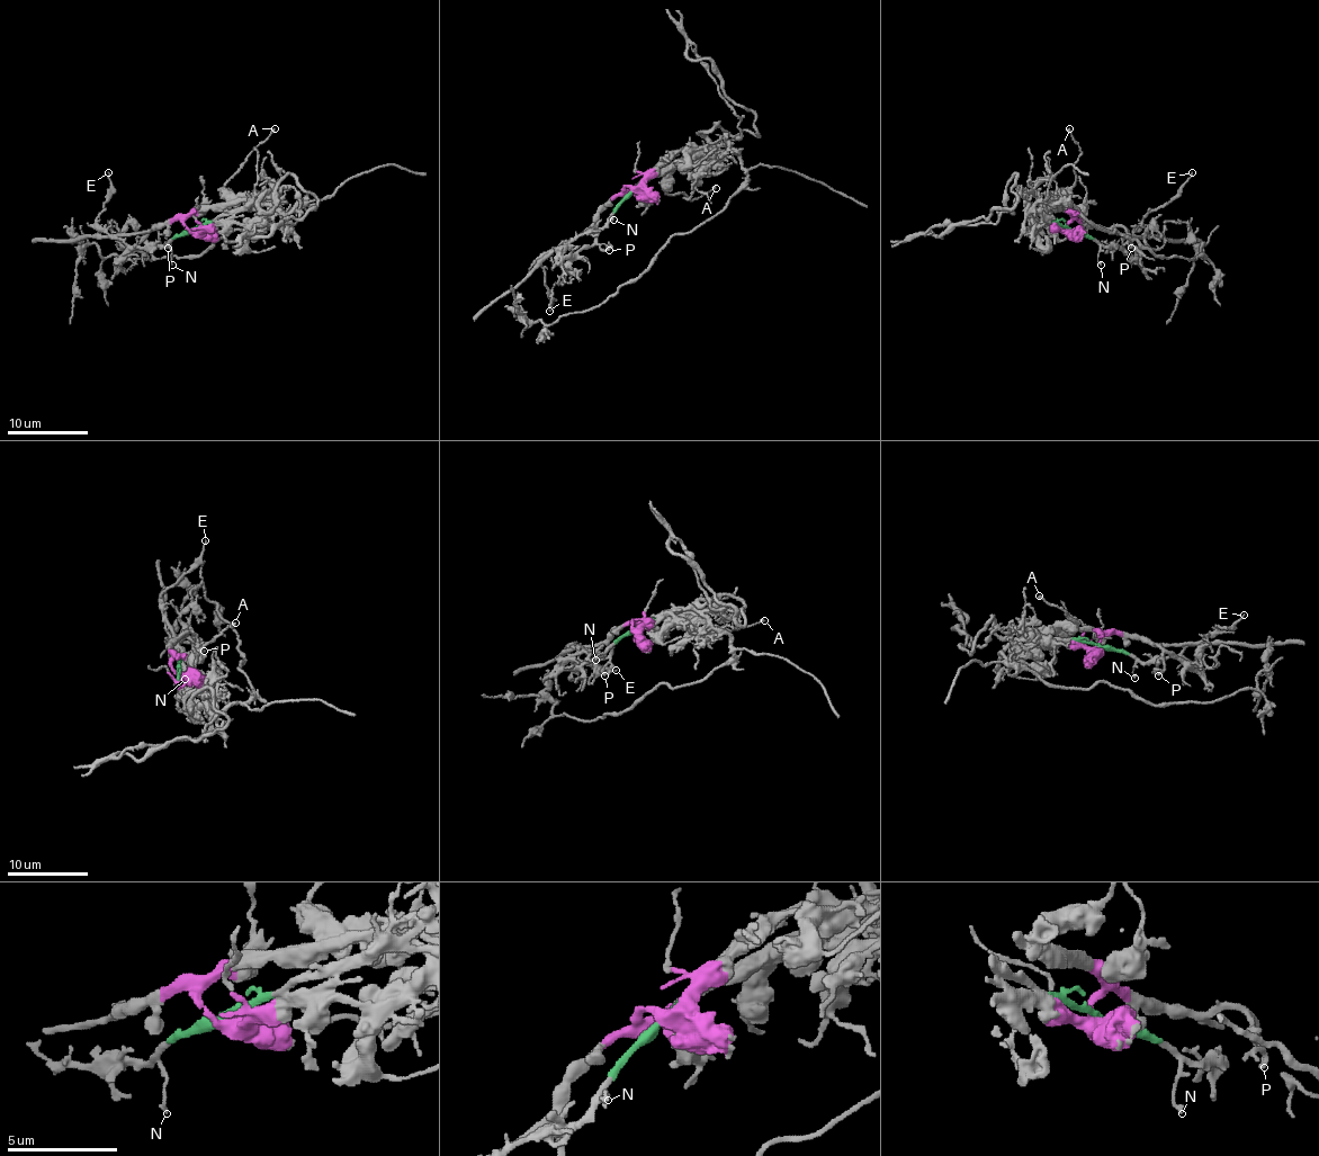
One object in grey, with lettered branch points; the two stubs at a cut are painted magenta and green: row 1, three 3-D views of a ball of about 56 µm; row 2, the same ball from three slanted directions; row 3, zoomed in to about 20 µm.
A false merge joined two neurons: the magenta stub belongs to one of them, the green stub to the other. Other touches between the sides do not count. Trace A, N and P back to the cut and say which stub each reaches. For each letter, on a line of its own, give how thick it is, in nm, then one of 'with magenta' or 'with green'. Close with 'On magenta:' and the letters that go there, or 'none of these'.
A: calibre 220 nm; with magenta
N: calibre 170 nm; with green
P: calibre 150 nm; with magenta
On magenta: A, P

